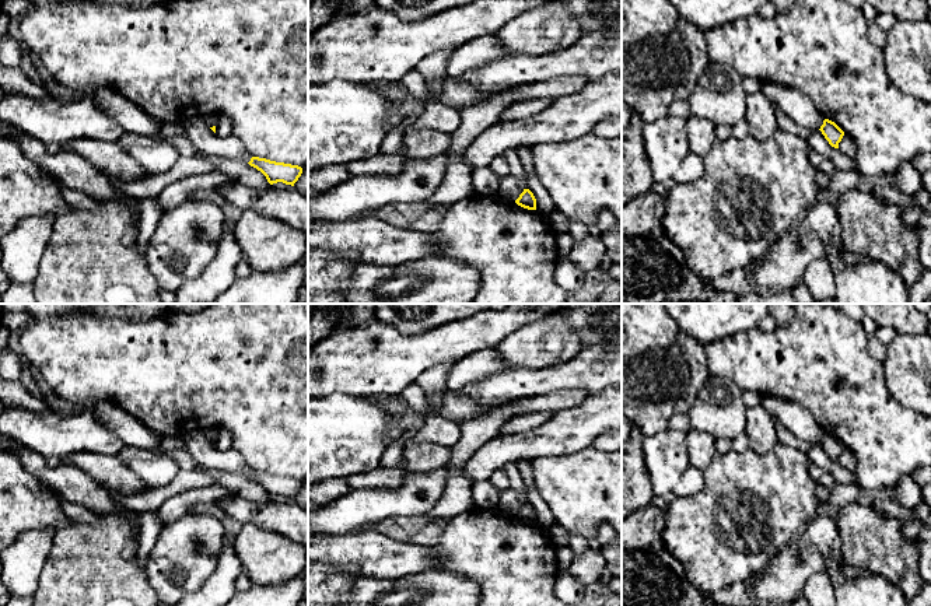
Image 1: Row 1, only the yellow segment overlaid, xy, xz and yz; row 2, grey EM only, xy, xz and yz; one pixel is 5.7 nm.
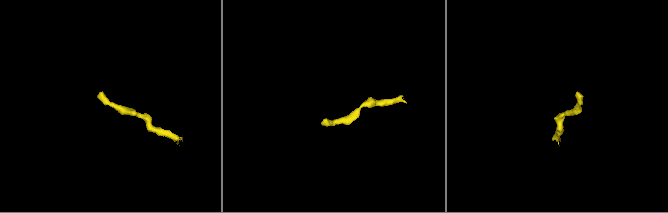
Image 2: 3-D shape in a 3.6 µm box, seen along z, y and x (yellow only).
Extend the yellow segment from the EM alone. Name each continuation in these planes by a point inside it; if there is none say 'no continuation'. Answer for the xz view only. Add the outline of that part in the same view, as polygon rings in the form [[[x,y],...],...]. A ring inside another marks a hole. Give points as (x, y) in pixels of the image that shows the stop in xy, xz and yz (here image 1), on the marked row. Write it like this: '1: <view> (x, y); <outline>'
no continuation

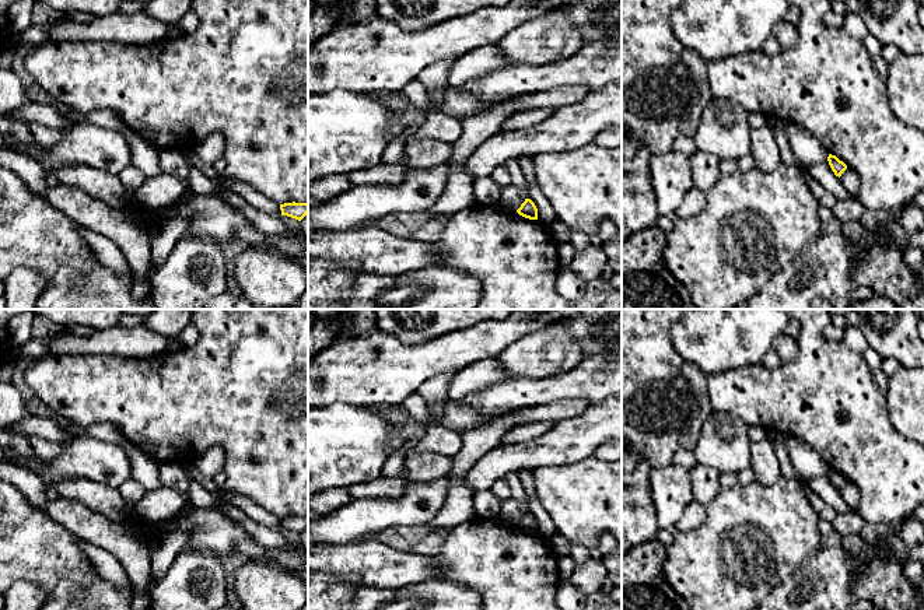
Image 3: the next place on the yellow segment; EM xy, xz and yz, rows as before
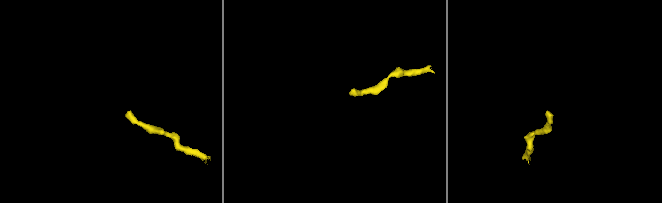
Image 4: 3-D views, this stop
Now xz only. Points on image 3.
no continuation

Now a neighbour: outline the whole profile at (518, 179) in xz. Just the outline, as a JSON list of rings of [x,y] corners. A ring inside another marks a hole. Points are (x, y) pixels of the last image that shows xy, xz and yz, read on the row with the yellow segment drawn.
[[[510,159],[505,164],[505,168],[510,171],[511,175],[511,185],[514,185],[525,199],[529,199],[529,183],[525,178],[519,164],[517,159]]]

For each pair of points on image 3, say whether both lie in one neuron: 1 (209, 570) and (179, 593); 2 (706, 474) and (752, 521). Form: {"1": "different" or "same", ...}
{"1": "same", "2": "different"}

